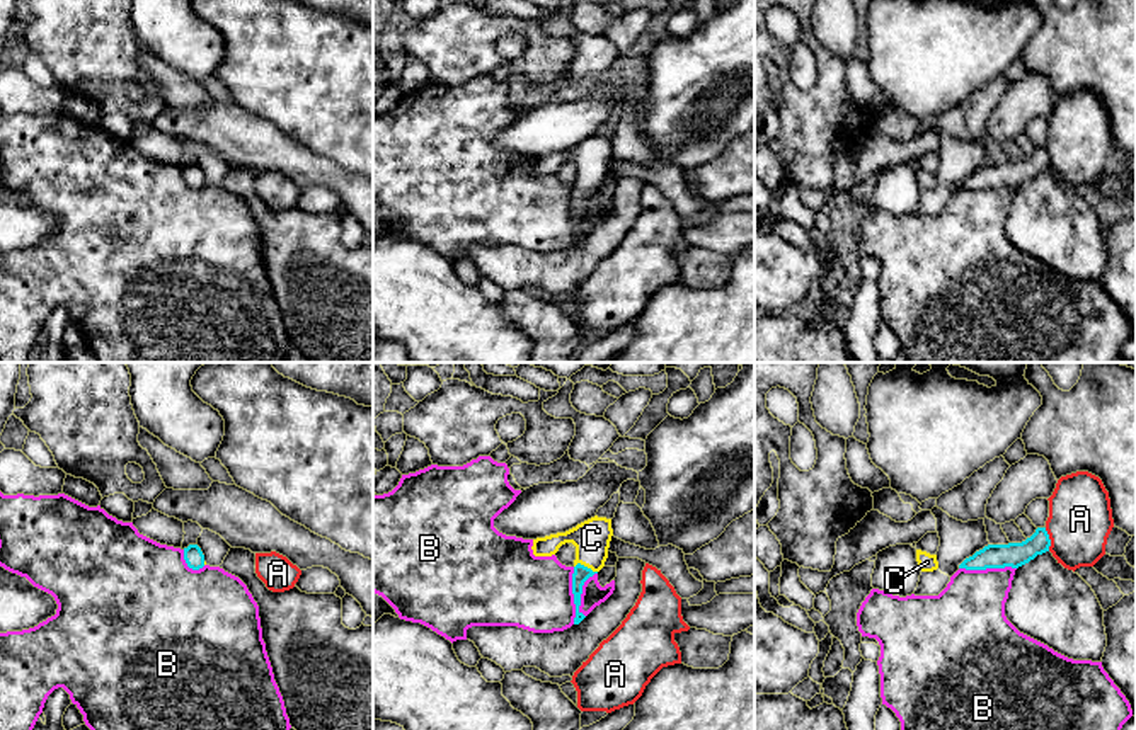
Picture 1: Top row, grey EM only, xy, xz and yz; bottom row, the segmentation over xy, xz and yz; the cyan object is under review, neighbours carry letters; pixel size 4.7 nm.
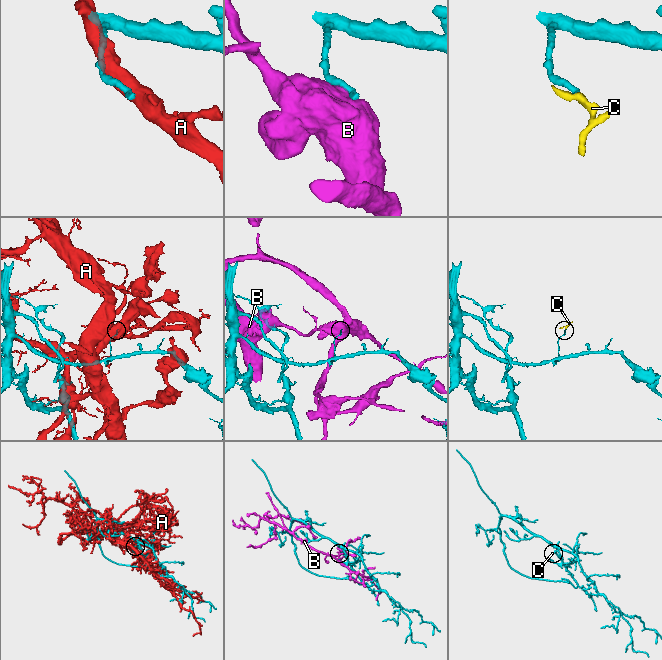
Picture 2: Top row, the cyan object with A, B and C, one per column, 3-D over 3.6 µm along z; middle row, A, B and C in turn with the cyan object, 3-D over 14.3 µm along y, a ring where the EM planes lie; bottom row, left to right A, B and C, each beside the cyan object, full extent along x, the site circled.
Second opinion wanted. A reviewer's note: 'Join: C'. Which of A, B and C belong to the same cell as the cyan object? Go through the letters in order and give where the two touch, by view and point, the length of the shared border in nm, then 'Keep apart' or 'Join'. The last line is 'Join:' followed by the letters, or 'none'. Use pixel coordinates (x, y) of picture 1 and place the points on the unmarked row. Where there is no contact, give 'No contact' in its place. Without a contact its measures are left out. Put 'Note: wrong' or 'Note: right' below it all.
A: Touches cyan at yz (1049, 159). Shared border 110 nm. Keep apart
B: Touches cyan at xz (579, 216). Shared border 280 nm. Keep apart
C: Touches cyan at xz (586, 186). Shared border 120 nm. Join
Join: C
Note: right

